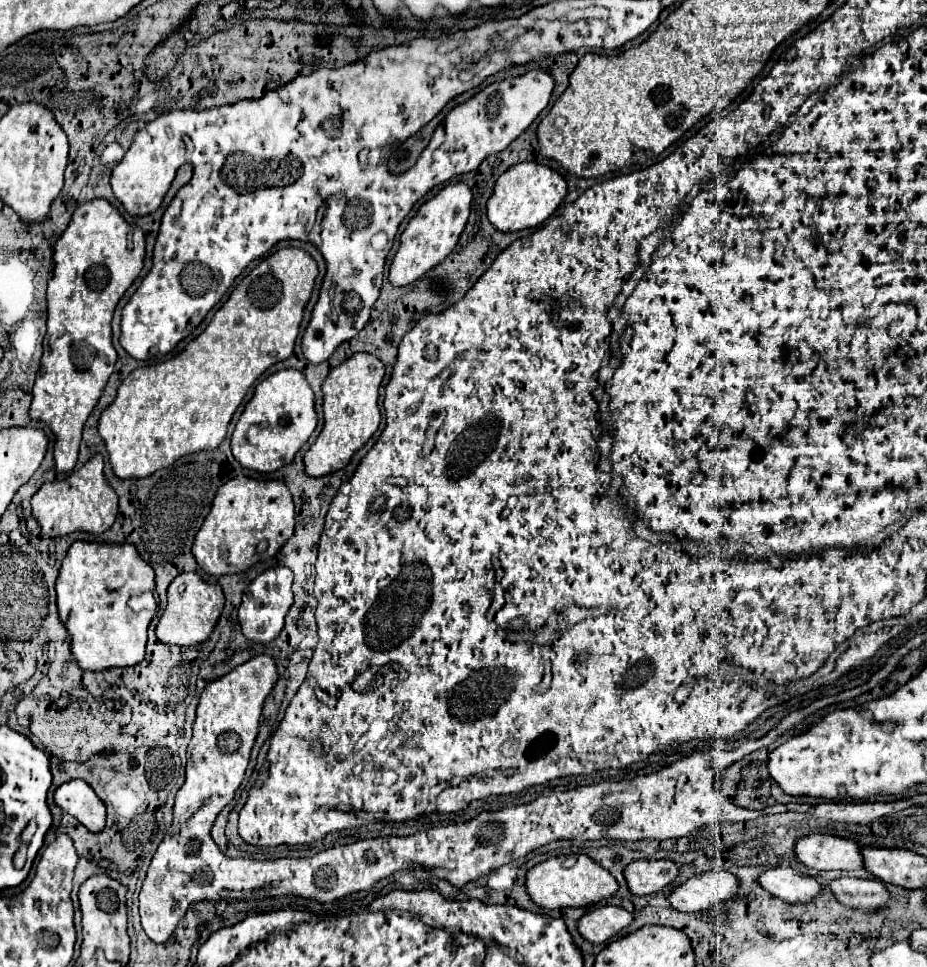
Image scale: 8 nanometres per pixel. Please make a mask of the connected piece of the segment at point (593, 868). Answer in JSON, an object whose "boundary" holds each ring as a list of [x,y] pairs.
{"boundary":[[[586,854],[576,856],[576,862],[572,866],[566,866],[566,856],[556,856],[556,858],[548,858],[546,862],[540,862],[536,866],[532,866],[526,874],[526,890],[528,896],[542,908],[566,908],[566,906],[592,906],[598,904],[600,900],[612,896],[618,890],[618,884],[614,880],[614,876],[604,870],[600,864],[596,864],[592,858],[588,858]]]}

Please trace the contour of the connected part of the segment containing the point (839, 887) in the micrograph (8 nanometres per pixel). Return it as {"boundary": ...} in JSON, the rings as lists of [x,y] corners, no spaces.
{"boundary":[[[838,878],[828,884],[830,892],[850,908],[864,908],[874,910],[888,902],[890,894],[888,890],[876,882],[876,880],[864,880],[864,878]]]}

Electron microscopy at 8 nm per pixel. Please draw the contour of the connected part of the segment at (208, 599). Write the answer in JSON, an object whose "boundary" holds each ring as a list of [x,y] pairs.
{"boundary":[[[184,572],[176,576],[168,586],[168,606],[158,620],[156,638],[162,644],[174,644],[174,646],[200,644],[212,634],[222,608],[224,608],[224,594],[218,584],[208,584],[194,572]]]}

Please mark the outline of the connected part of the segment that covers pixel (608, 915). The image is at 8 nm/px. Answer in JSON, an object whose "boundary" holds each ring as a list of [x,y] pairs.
{"boundary":[[[598,906],[578,920],[578,932],[594,944],[602,944],[632,922],[632,914],[620,906]]]}

